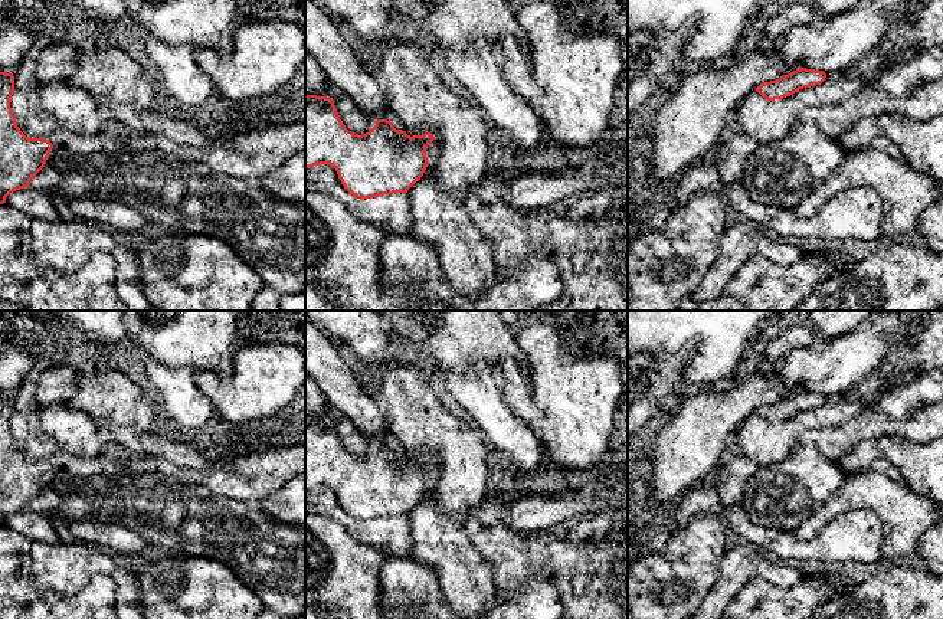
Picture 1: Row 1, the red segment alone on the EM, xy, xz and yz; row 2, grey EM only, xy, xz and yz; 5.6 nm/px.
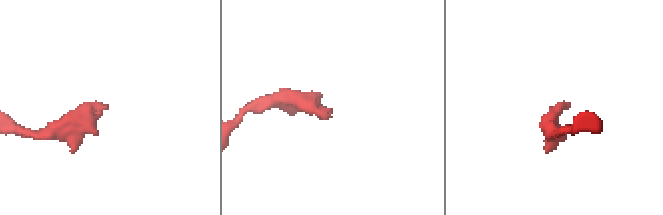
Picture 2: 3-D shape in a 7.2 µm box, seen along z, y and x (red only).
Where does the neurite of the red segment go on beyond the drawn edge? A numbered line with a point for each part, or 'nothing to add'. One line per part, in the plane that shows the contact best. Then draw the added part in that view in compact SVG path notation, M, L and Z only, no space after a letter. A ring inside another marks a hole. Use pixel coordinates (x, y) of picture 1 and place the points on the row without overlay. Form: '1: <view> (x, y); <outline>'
1: xz (426, 451); M425 446L422 449L422 453L419 455L419 458L423 458L425 455L430 455L435 459L435 462L432 464L432 475L436 475L438 474L438 462L436 462L438 456L436 456L436 453L429 446Z

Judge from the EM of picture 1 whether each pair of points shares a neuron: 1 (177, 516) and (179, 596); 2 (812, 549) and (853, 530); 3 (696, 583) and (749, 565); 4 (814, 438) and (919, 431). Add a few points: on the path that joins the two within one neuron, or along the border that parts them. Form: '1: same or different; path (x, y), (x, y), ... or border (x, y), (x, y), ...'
1: different; border (166, 552), (205, 556), (210, 560)
2: same; path (822, 547), (842, 540)
3: different; border (727, 547), (719, 565), (719, 576), (700, 603)
4: same; path (840, 438), (861, 426), (893, 426)

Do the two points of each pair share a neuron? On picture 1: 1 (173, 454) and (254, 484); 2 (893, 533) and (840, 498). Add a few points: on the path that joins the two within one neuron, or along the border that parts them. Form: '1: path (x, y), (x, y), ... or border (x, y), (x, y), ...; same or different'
1: border (222, 459), (216, 464), (193, 468); different
2: path (890, 517), (871, 498), (855, 498); same

